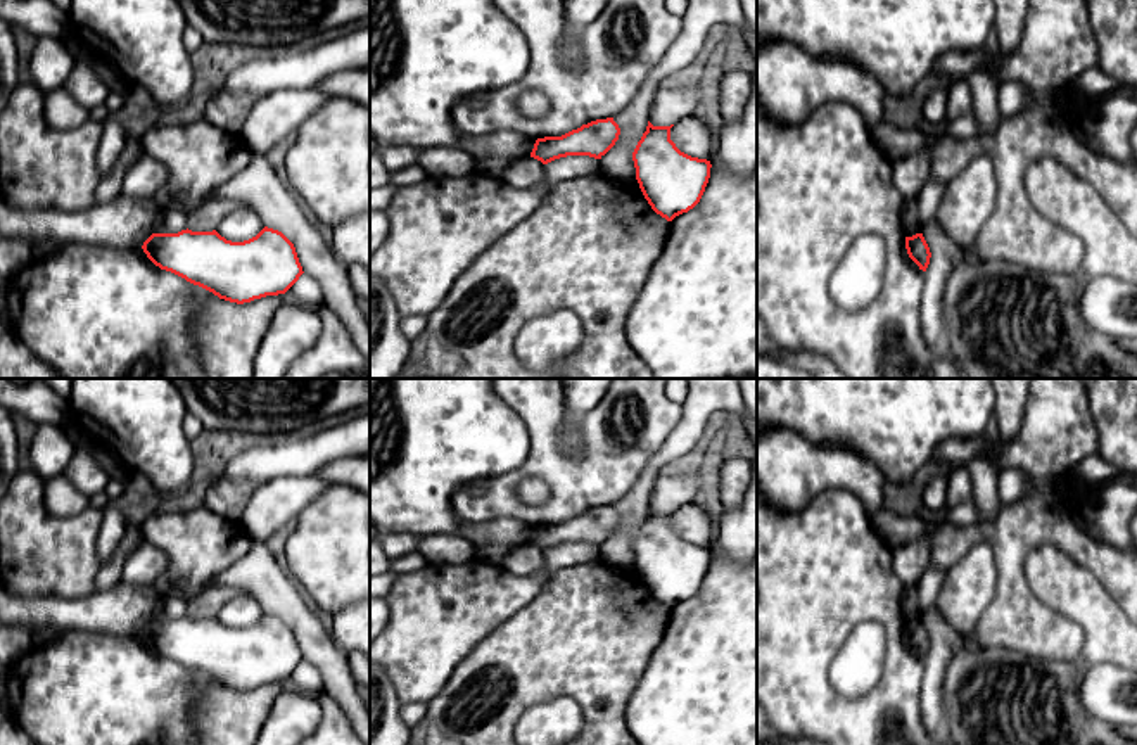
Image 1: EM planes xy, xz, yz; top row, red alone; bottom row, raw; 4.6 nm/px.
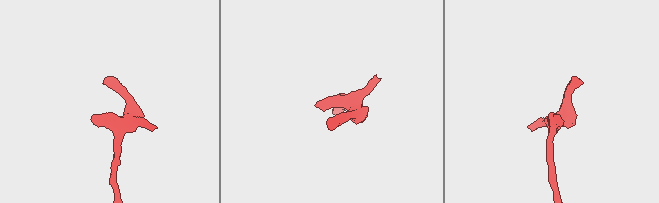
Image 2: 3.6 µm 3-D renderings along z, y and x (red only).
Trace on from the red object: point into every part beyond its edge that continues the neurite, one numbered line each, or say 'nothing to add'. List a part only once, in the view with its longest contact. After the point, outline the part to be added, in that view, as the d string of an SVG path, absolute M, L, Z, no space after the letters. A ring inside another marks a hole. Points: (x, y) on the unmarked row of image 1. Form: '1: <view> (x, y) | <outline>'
nothing to add

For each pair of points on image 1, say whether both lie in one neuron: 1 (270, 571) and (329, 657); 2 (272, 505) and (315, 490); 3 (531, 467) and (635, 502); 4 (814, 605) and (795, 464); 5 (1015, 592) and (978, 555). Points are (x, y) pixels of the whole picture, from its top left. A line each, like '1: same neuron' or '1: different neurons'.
1: same neuron
2: same neuron
3: different neurons
4: different neurons
5: different neurons

